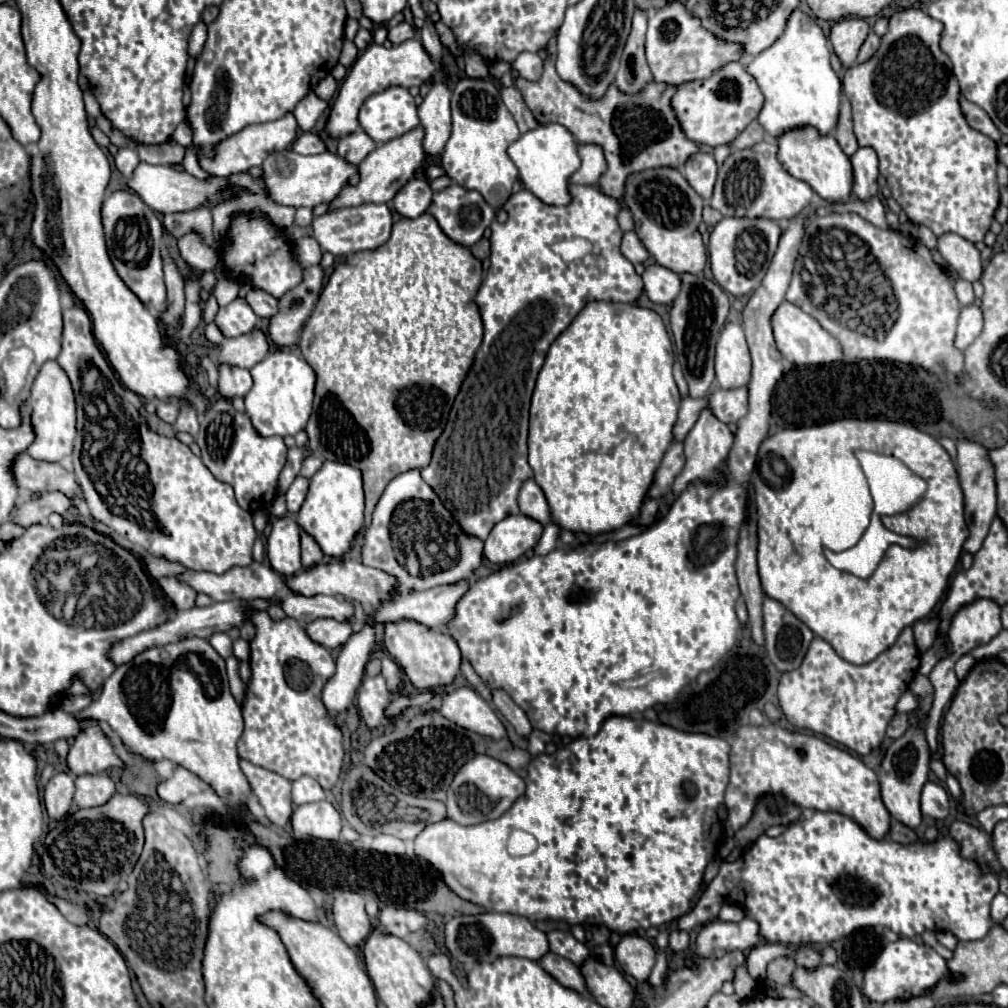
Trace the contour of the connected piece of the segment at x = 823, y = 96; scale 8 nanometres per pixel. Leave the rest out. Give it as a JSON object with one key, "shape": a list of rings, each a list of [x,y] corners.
{"shape":[[[795,9],[787,19],[781,37],[747,63],[747,71],[757,79],[765,95],[765,105],[757,121],[769,135],[777,137],[783,131],[799,125],[813,125],[823,135],[835,129],[839,115],[841,81],[831,69],[829,57],[831,53],[827,47],[827,37],[823,35],[821,27],[813,17],[801,9]]]}

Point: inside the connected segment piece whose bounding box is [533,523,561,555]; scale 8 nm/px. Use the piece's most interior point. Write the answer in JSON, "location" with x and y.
{"location":[550,540]}

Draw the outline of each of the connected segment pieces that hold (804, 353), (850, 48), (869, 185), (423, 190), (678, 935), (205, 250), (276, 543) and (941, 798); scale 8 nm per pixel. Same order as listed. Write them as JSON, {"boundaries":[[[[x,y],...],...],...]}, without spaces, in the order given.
{"boundaries":[[[[783,301],[779,309],[775,309],[771,317],[771,327],[773,327],[773,337],[777,341],[779,353],[795,363],[795,365],[823,365],[823,363],[833,363],[843,357],[839,343],[805,311],[801,311],[797,305]]],[[[859,17],[837,21],[831,27],[829,41],[833,45],[835,55],[843,63],[843,67],[851,67],[855,63],[859,47],[863,45],[867,33],[869,33],[869,25]]],[[[861,147],[857,153],[851,157],[851,167],[853,167],[853,189],[851,195],[855,199],[867,201],[875,195],[879,195],[877,187],[877,155],[871,147]]],[[[413,177],[393,197],[393,207],[403,217],[419,217],[431,205],[431,197],[433,197],[433,191],[429,187],[429,181],[421,177]]],[[[673,929],[671,935],[669,935],[669,947],[673,951],[685,951],[689,947],[689,935],[687,935],[687,931]]],[[[191,231],[179,239],[179,251],[181,251],[181,257],[185,259],[185,263],[197,273],[211,271],[219,261],[219,255],[211,247],[203,245],[201,235],[195,231]]],[[[291,515],[273,521],[271,535],[266,540],[266,554],[270,566],[279,575],[291,577],[303,571],[299,559],[299,531],[301,529]]],[[[925,783],[921,793],[921,811],[933,819],[945,819],[949,815],[949,793],[939,783]]]]}

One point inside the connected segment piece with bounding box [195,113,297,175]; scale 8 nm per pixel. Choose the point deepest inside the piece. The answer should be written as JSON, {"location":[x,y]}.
{"location":[236,154]}

